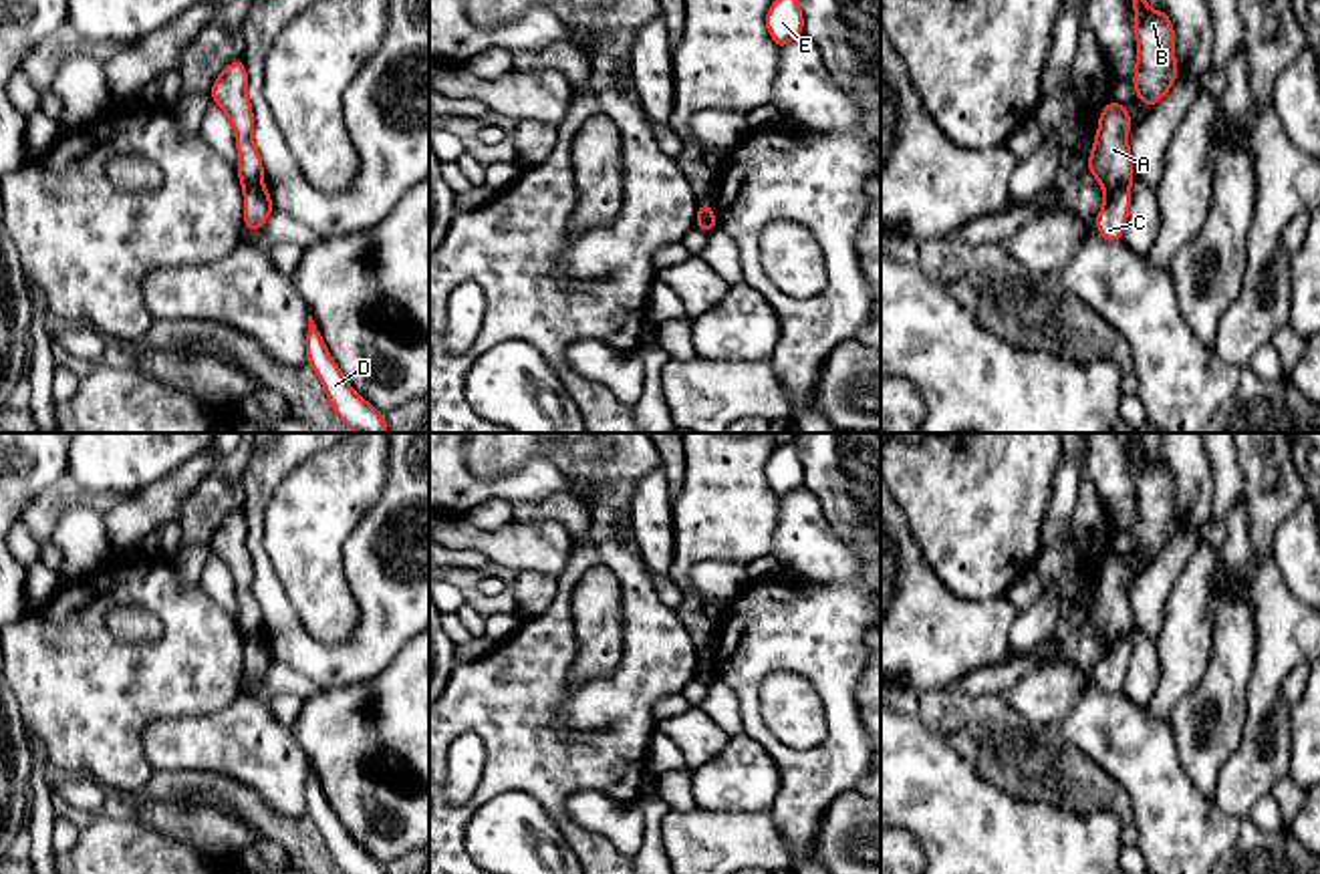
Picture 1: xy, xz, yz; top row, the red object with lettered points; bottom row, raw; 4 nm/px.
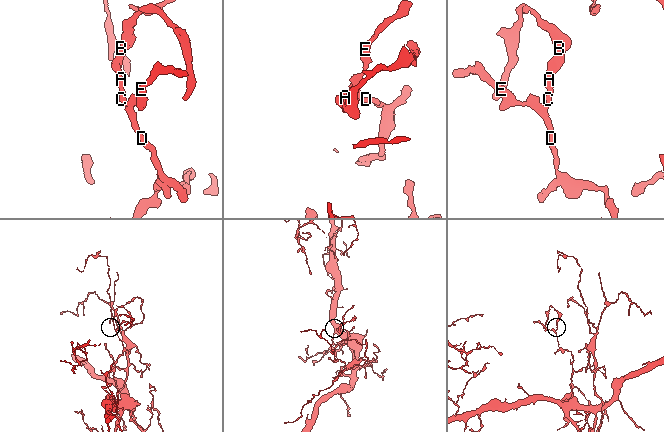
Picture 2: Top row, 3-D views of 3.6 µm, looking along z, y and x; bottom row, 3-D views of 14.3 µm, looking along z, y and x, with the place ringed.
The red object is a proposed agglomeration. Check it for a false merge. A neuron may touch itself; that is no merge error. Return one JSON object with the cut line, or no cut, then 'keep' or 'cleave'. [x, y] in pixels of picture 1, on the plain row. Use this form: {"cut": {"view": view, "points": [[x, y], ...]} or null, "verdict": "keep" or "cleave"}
{"cut": {"view": "yz", "points": [[1127, 637], [1109, 643]]}, "verdict": "cleave"}

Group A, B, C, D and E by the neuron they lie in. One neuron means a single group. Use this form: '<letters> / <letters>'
A B / C D E

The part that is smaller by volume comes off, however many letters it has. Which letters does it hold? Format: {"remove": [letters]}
{"remove": ["A", "B"]}

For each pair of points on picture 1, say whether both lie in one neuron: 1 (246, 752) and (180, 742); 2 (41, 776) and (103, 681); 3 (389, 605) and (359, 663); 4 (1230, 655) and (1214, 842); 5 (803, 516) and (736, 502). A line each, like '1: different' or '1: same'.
1: same
2: different
3: same
4: different
5: different

